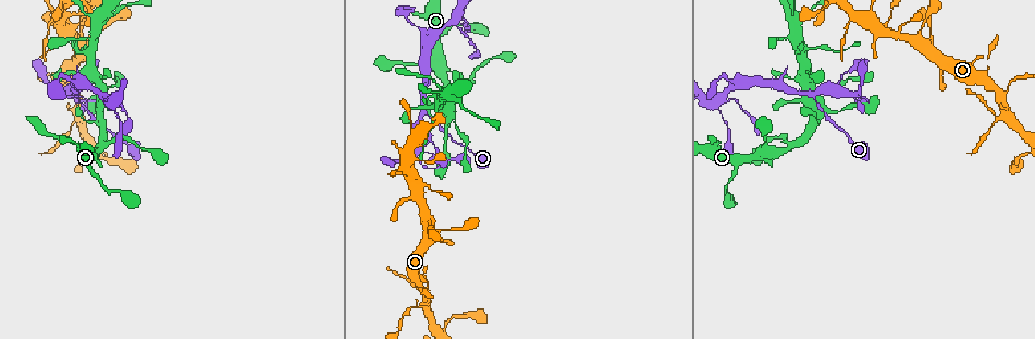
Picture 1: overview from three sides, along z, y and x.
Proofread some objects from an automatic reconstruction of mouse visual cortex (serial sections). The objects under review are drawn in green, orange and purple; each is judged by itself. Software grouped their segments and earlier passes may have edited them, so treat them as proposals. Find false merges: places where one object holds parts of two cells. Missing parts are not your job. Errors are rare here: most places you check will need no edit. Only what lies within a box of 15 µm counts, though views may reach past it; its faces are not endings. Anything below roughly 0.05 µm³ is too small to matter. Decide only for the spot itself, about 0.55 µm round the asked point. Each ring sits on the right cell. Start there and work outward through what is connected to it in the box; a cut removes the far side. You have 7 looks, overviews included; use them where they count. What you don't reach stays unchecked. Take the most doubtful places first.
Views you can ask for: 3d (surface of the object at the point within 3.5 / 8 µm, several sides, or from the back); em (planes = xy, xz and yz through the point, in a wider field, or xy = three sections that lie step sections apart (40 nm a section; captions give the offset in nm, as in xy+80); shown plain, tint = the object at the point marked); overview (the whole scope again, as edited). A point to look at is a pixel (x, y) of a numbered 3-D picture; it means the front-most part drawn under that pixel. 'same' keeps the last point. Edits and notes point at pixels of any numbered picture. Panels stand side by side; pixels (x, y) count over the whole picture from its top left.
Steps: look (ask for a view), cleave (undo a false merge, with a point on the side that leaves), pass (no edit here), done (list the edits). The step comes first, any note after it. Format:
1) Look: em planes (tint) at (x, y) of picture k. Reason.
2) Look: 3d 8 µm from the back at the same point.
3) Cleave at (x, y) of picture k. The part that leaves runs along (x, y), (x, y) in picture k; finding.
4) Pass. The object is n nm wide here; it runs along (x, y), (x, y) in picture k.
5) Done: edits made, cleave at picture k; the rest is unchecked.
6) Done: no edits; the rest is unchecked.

Look: 3d 3.5 µm at (1000, 99) of picture 1.

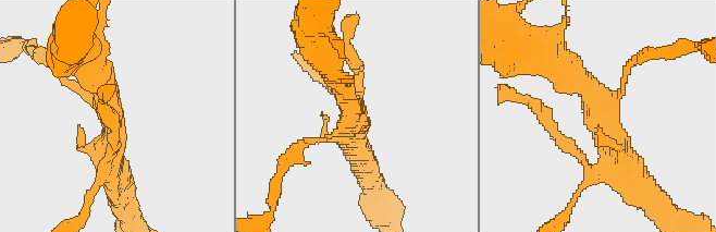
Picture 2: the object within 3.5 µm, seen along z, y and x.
Look: em xy step 1 (tint) at (355, 113) of picture 2. 3 arms meet here; the arms are 100, 300, 400 nm wide; shape alone is not enough.

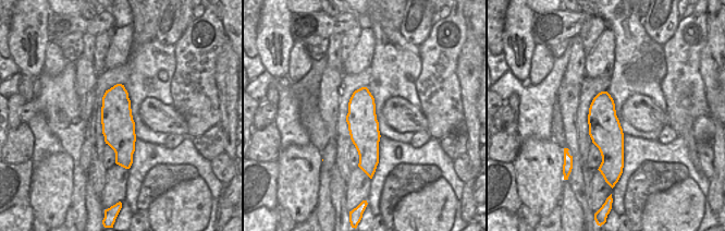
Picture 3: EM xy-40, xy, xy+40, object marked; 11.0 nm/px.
Pass. It runs along (557, 61), (593, 95), (634, 175) in picture 2; one cell here.

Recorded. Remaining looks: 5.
Look: 3d 3.5 µm from the back at (417, 156) of picture 1. Branch point.

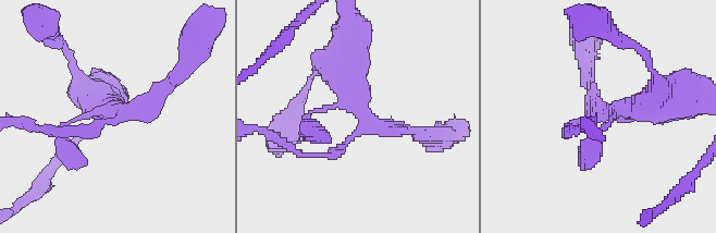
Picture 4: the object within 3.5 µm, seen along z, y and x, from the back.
Look: em planes (tint) at (123, 117) of picture 4.

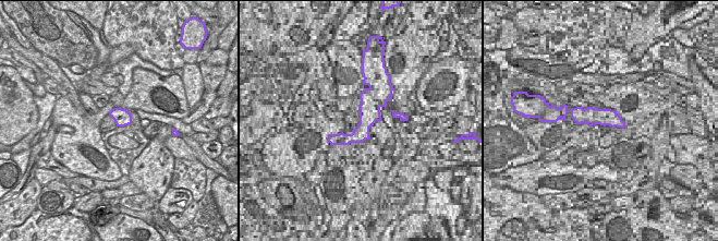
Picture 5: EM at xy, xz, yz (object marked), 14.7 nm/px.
Pass. One cell here.

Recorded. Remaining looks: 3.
Look: 3d 8 µm at (448, 94) of picture 1. Four arms meet.

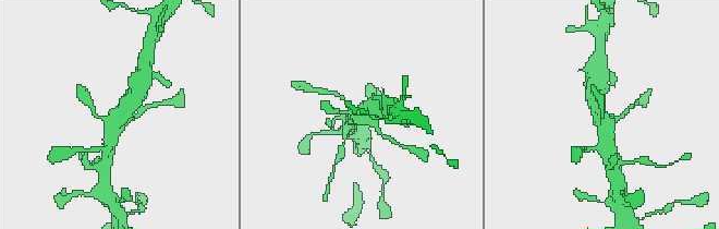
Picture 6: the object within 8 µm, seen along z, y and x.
Look: em xy step 3 (tint) at (606, 117) of picture 6. 4 arms meet here; the arms are 150, 150, 450, 450 nm wide.

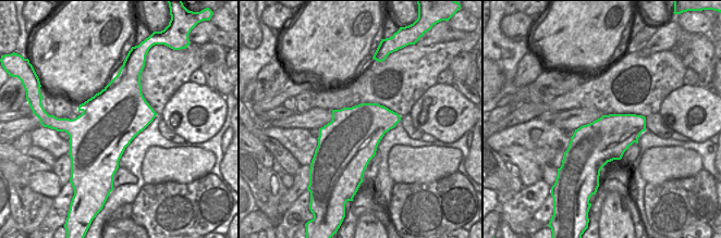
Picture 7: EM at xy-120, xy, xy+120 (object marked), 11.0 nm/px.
Pass. It runs along (109, 146), (111, 130), (136, 93) in picture 6; all the same cell.

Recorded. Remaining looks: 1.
Done: no edits; the rest is unchecked.

